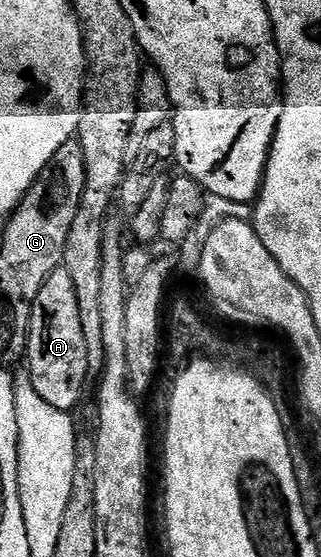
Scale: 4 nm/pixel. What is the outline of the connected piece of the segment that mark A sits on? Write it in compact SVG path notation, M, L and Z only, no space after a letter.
M63 268L50 272L32 305L27 362L38 396L42 396L42 400L46 400L46 404L51 404L53 408L75 411L75 406L84 394L84 378L89 377L86 336L79 316L74 280L70 280L70 273Z

